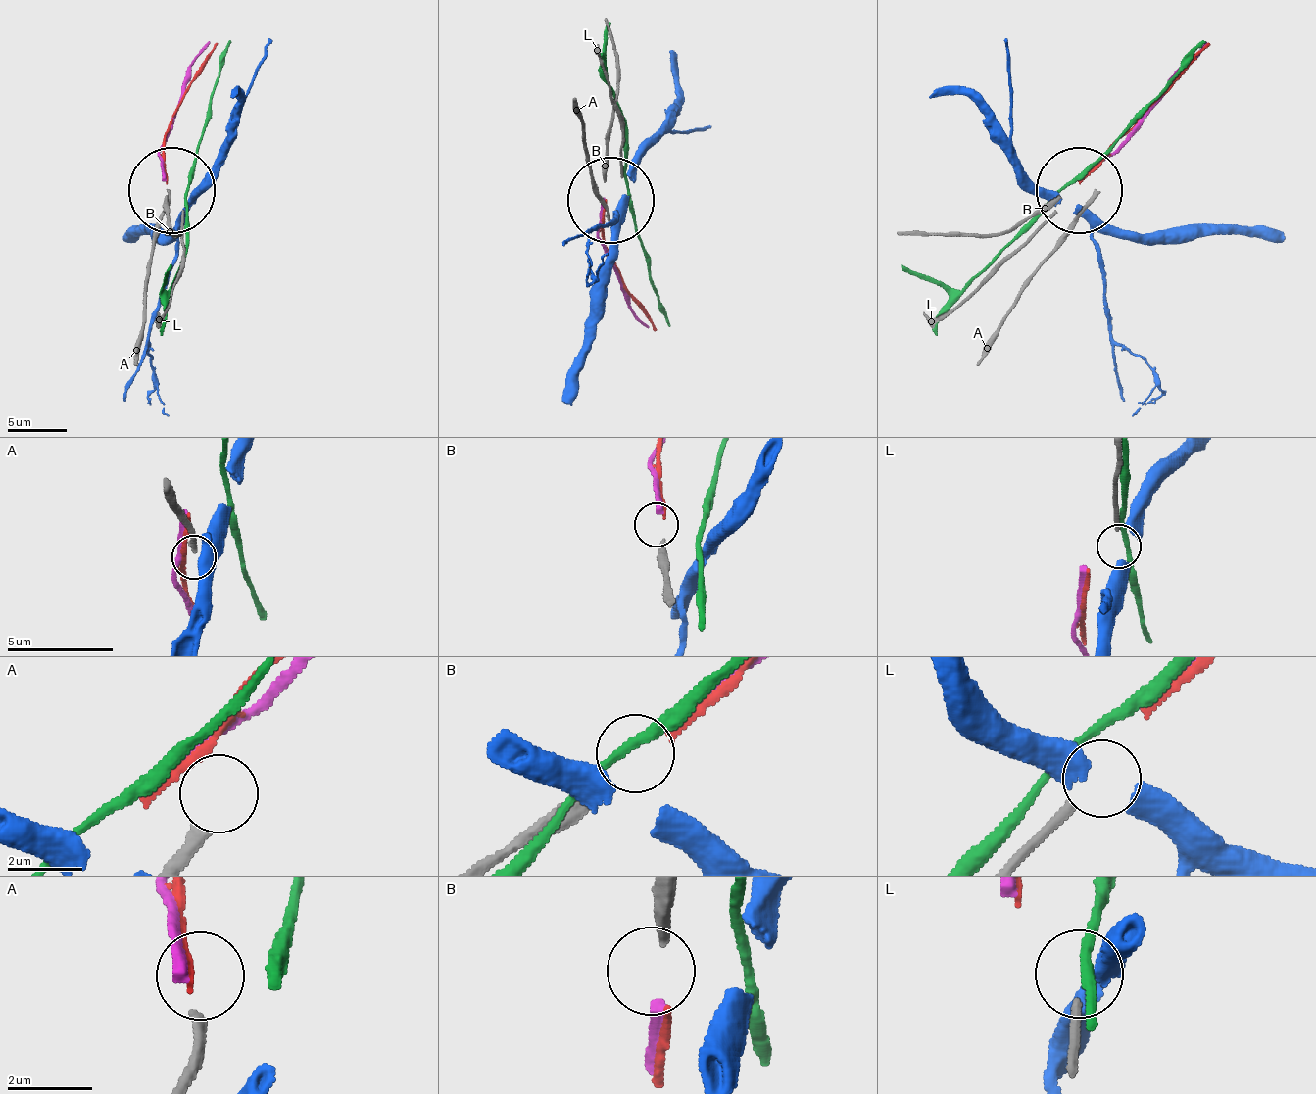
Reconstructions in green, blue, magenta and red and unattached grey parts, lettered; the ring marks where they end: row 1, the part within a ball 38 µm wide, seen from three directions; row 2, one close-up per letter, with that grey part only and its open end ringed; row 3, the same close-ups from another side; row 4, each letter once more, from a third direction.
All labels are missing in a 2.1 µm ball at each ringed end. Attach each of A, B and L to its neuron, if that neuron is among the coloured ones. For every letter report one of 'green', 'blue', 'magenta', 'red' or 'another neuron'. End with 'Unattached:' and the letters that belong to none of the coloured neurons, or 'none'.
A: another neuron
B: magenta
L: another neuron
Unattached: A, L

